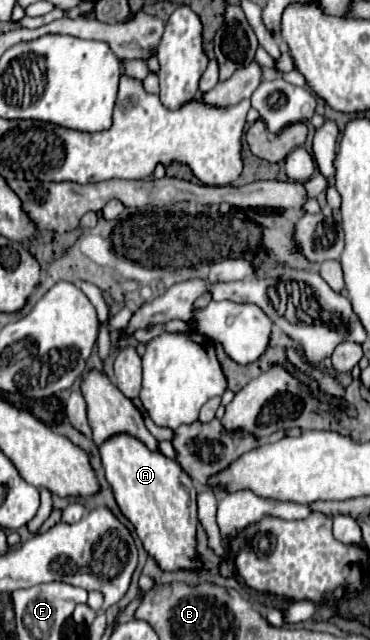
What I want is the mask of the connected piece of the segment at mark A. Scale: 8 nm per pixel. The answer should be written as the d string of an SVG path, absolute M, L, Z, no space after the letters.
M114 434L98 450L116 502L134 524L146 552L156 558L162 570L200 568L196 562L196 488L182 466L160 452L148 450L132 434Z

